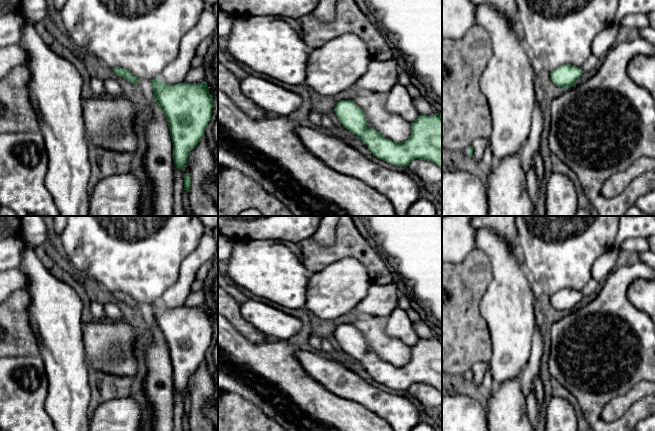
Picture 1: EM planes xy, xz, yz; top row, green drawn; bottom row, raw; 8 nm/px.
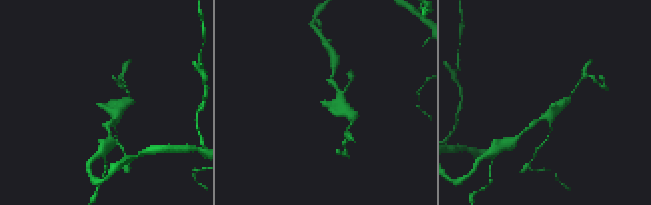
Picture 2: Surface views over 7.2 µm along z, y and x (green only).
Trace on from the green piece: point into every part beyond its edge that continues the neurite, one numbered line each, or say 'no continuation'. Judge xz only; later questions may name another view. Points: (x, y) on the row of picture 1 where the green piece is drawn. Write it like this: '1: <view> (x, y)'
no continuation

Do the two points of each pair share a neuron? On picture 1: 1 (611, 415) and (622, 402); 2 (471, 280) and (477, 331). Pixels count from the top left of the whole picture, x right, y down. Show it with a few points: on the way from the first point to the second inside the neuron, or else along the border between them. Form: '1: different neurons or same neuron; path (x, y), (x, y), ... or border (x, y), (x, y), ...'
1: same neuron; path (612, 412), (619, 405)
2: same neuron; path (471, 293), (471, 318)

